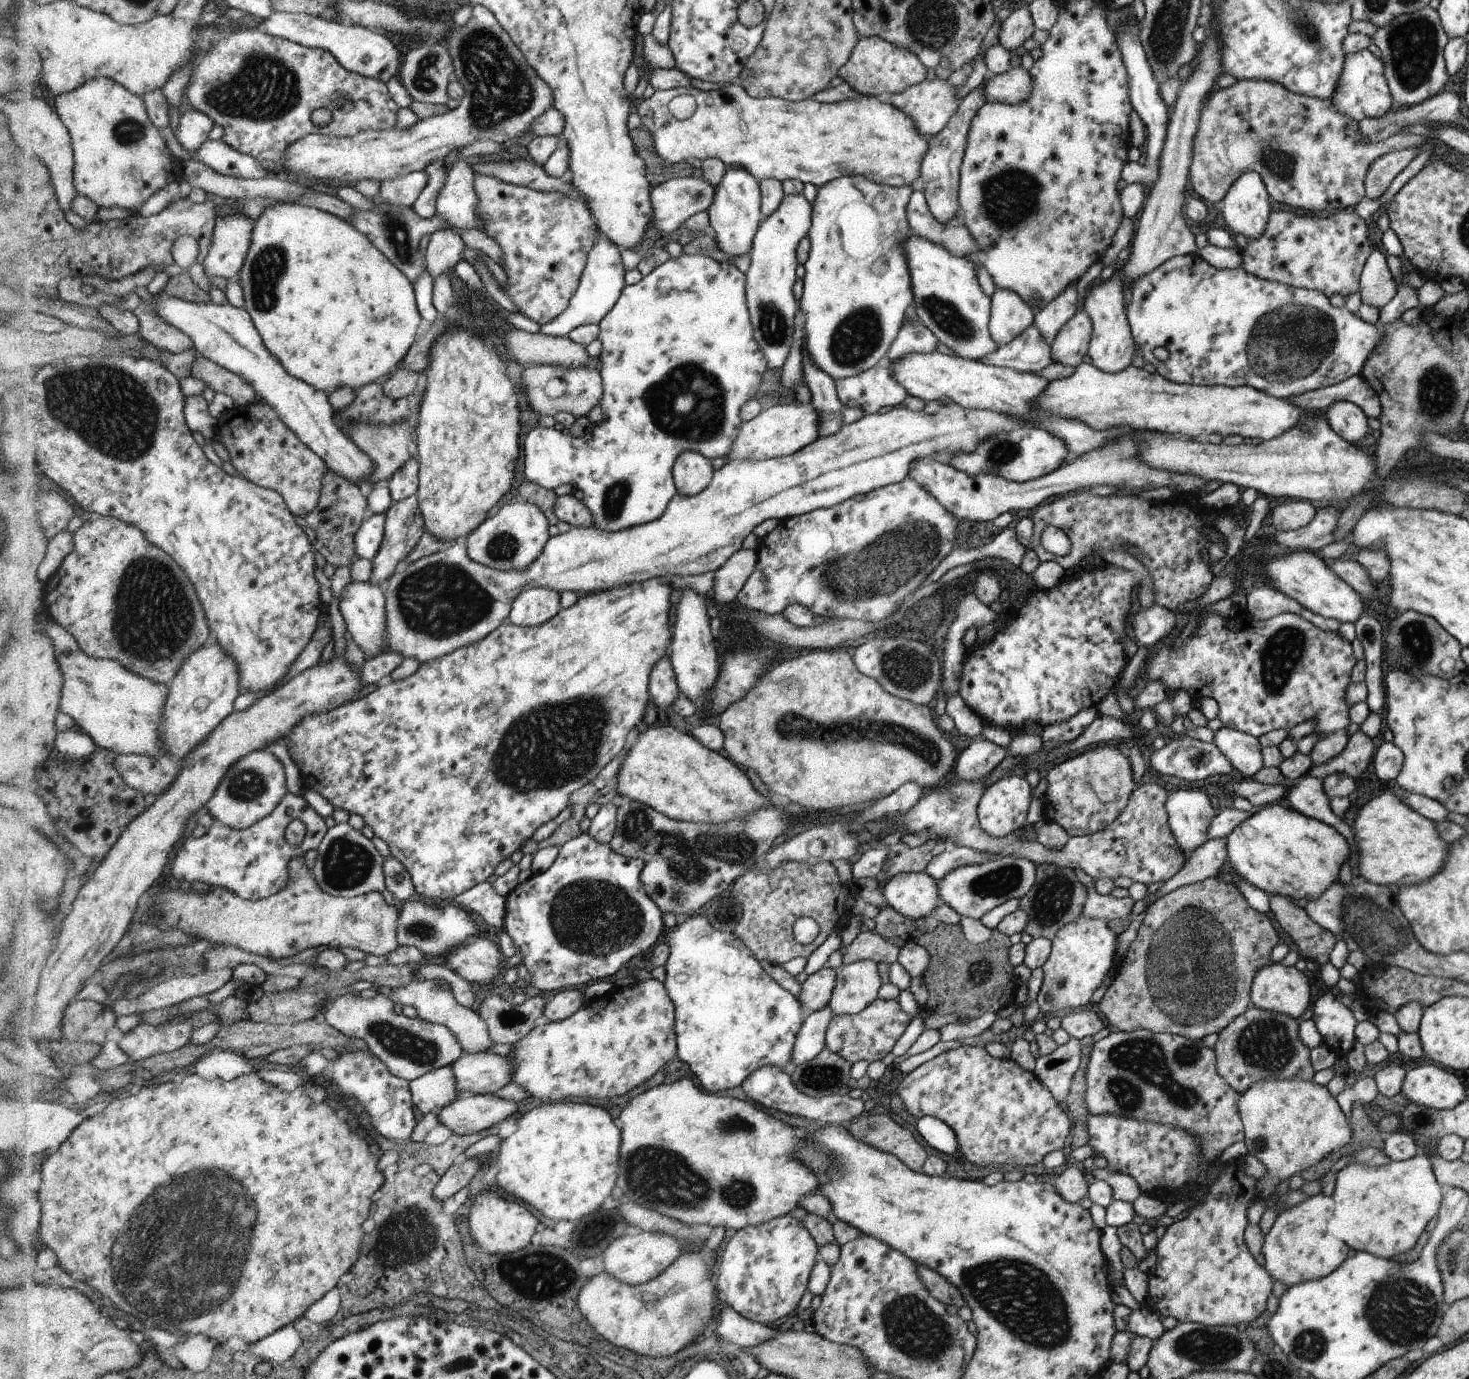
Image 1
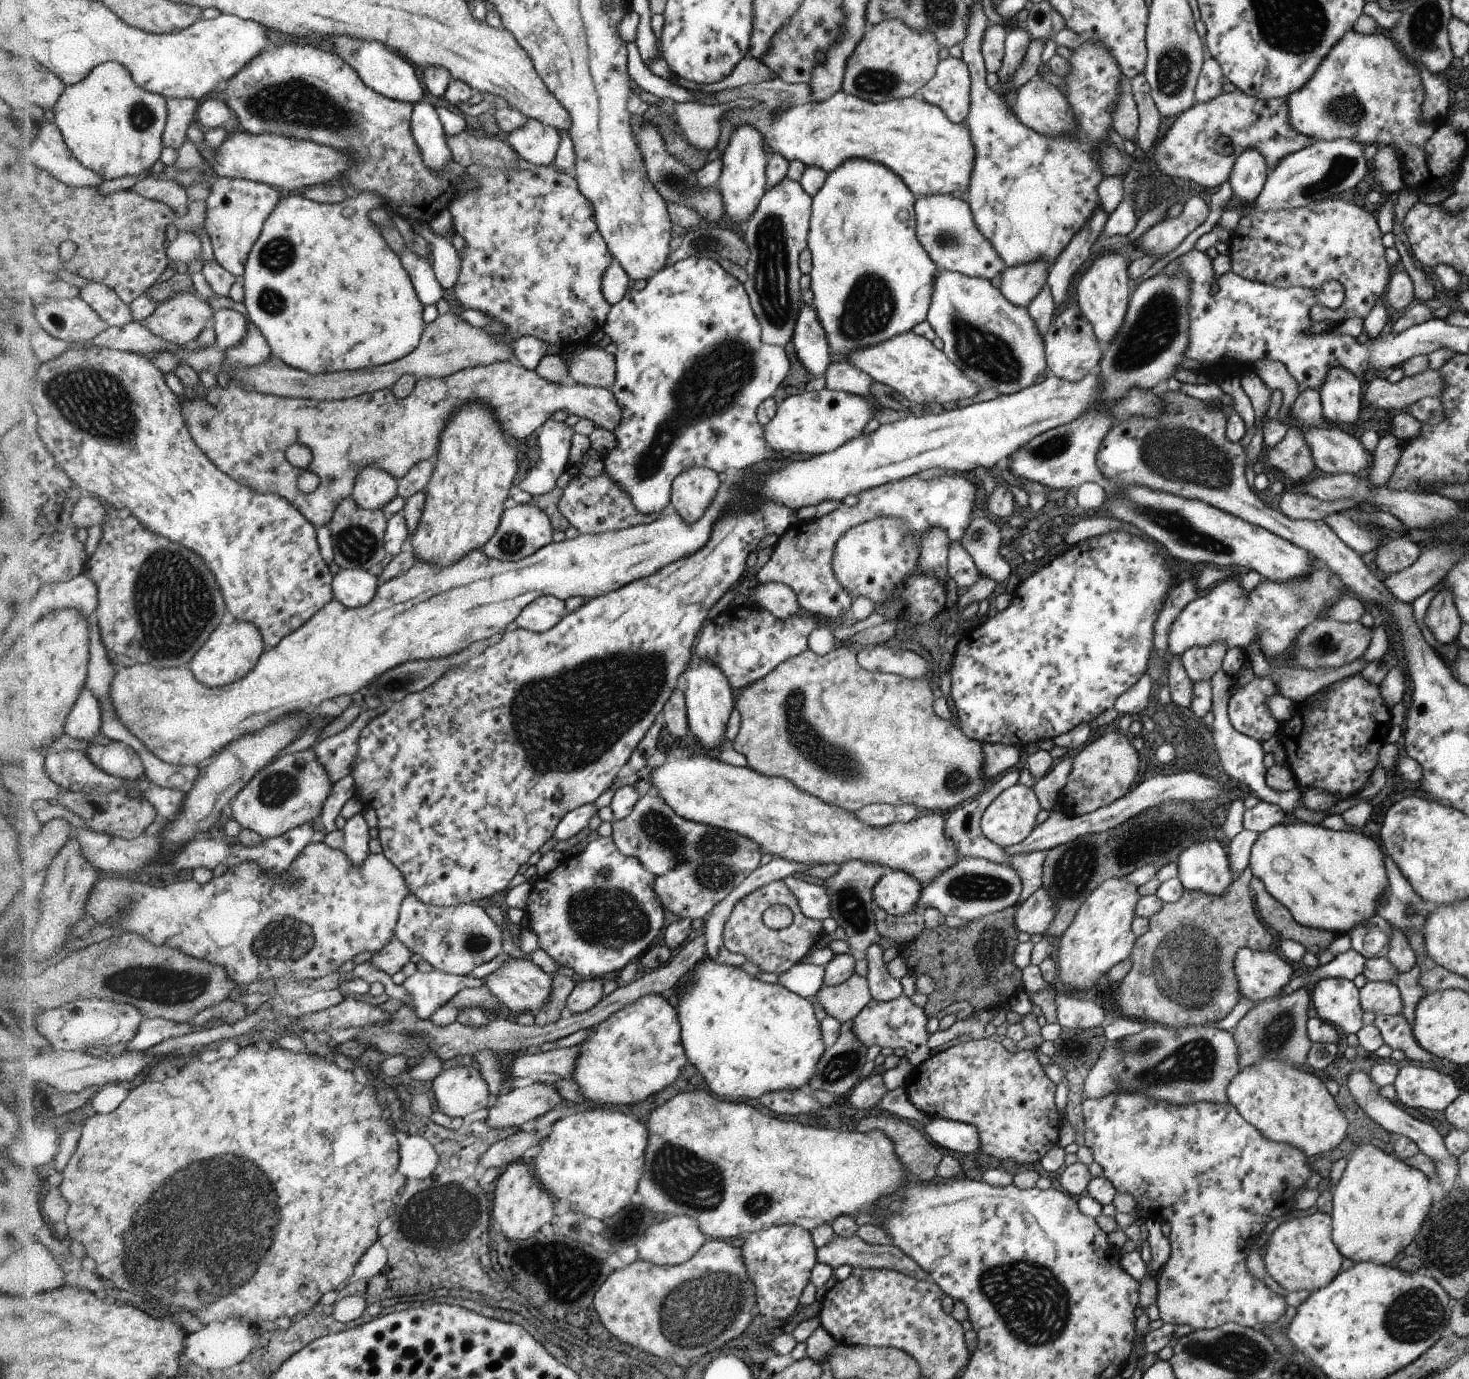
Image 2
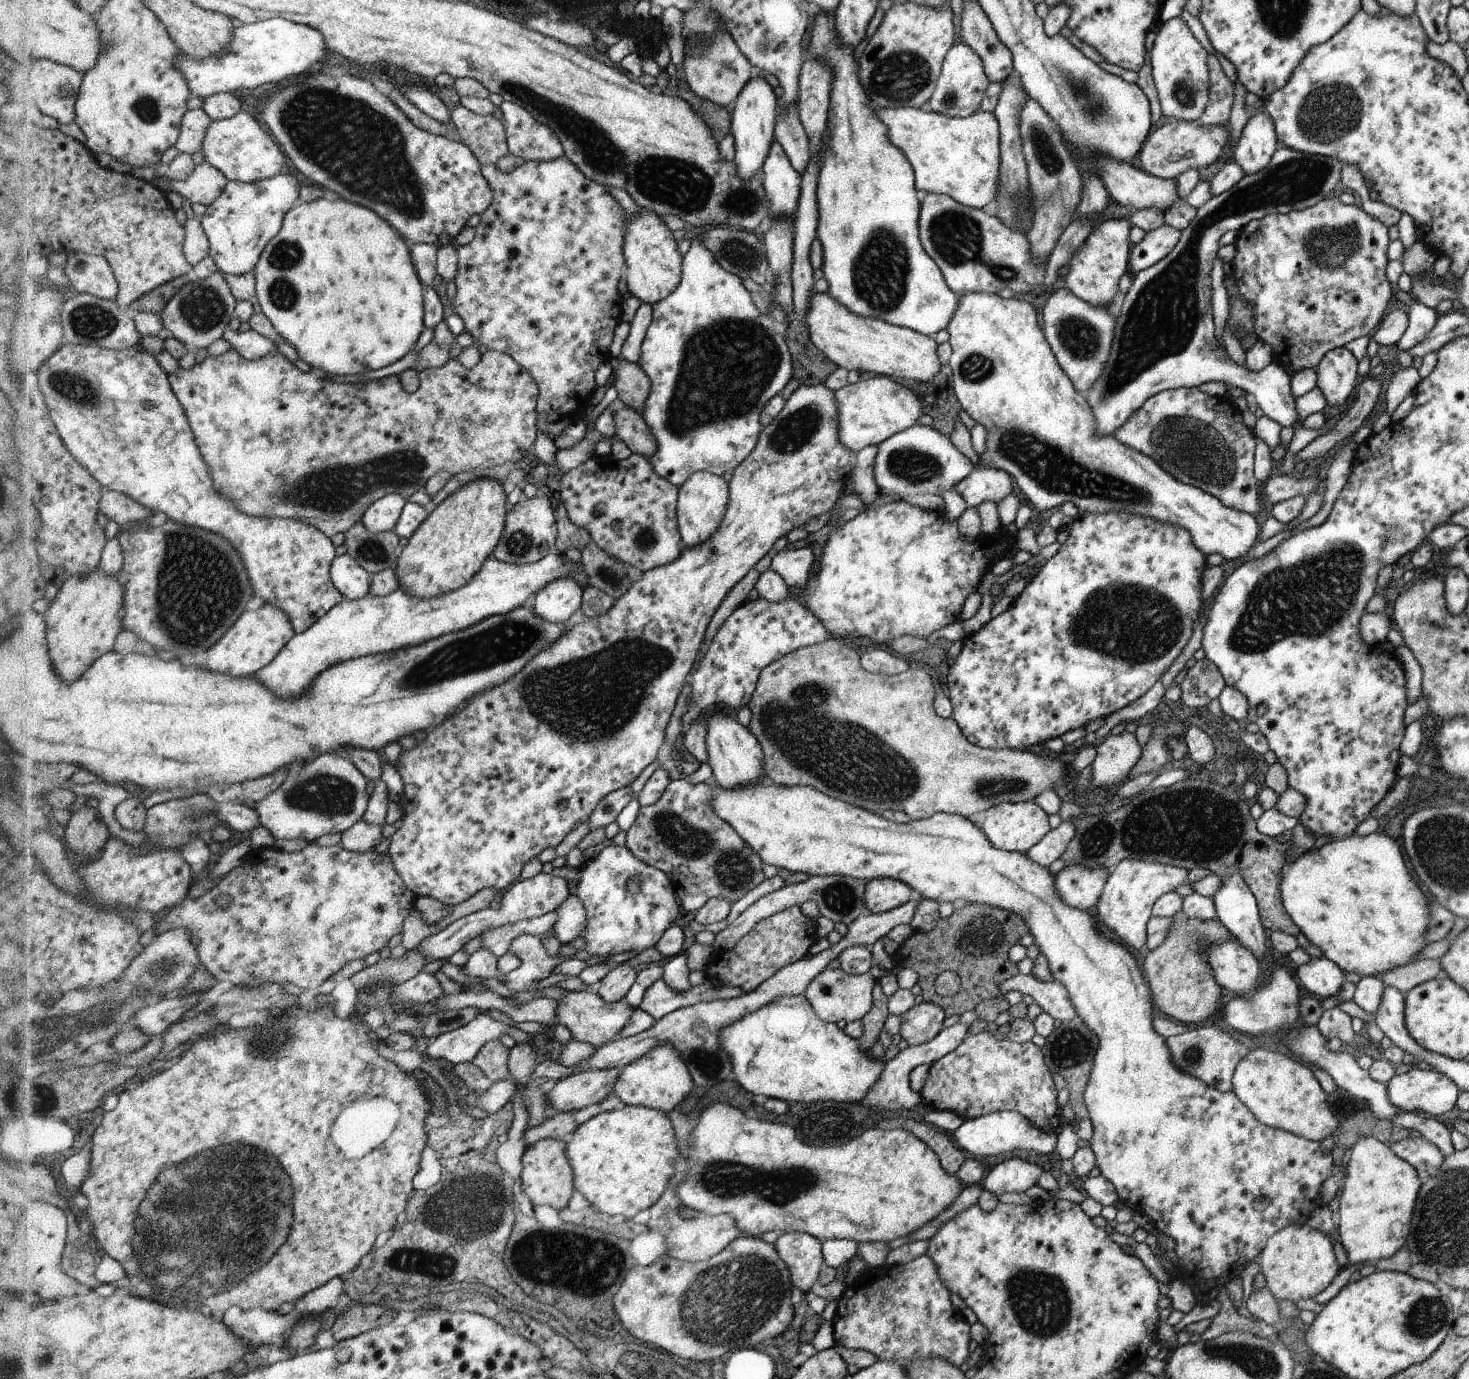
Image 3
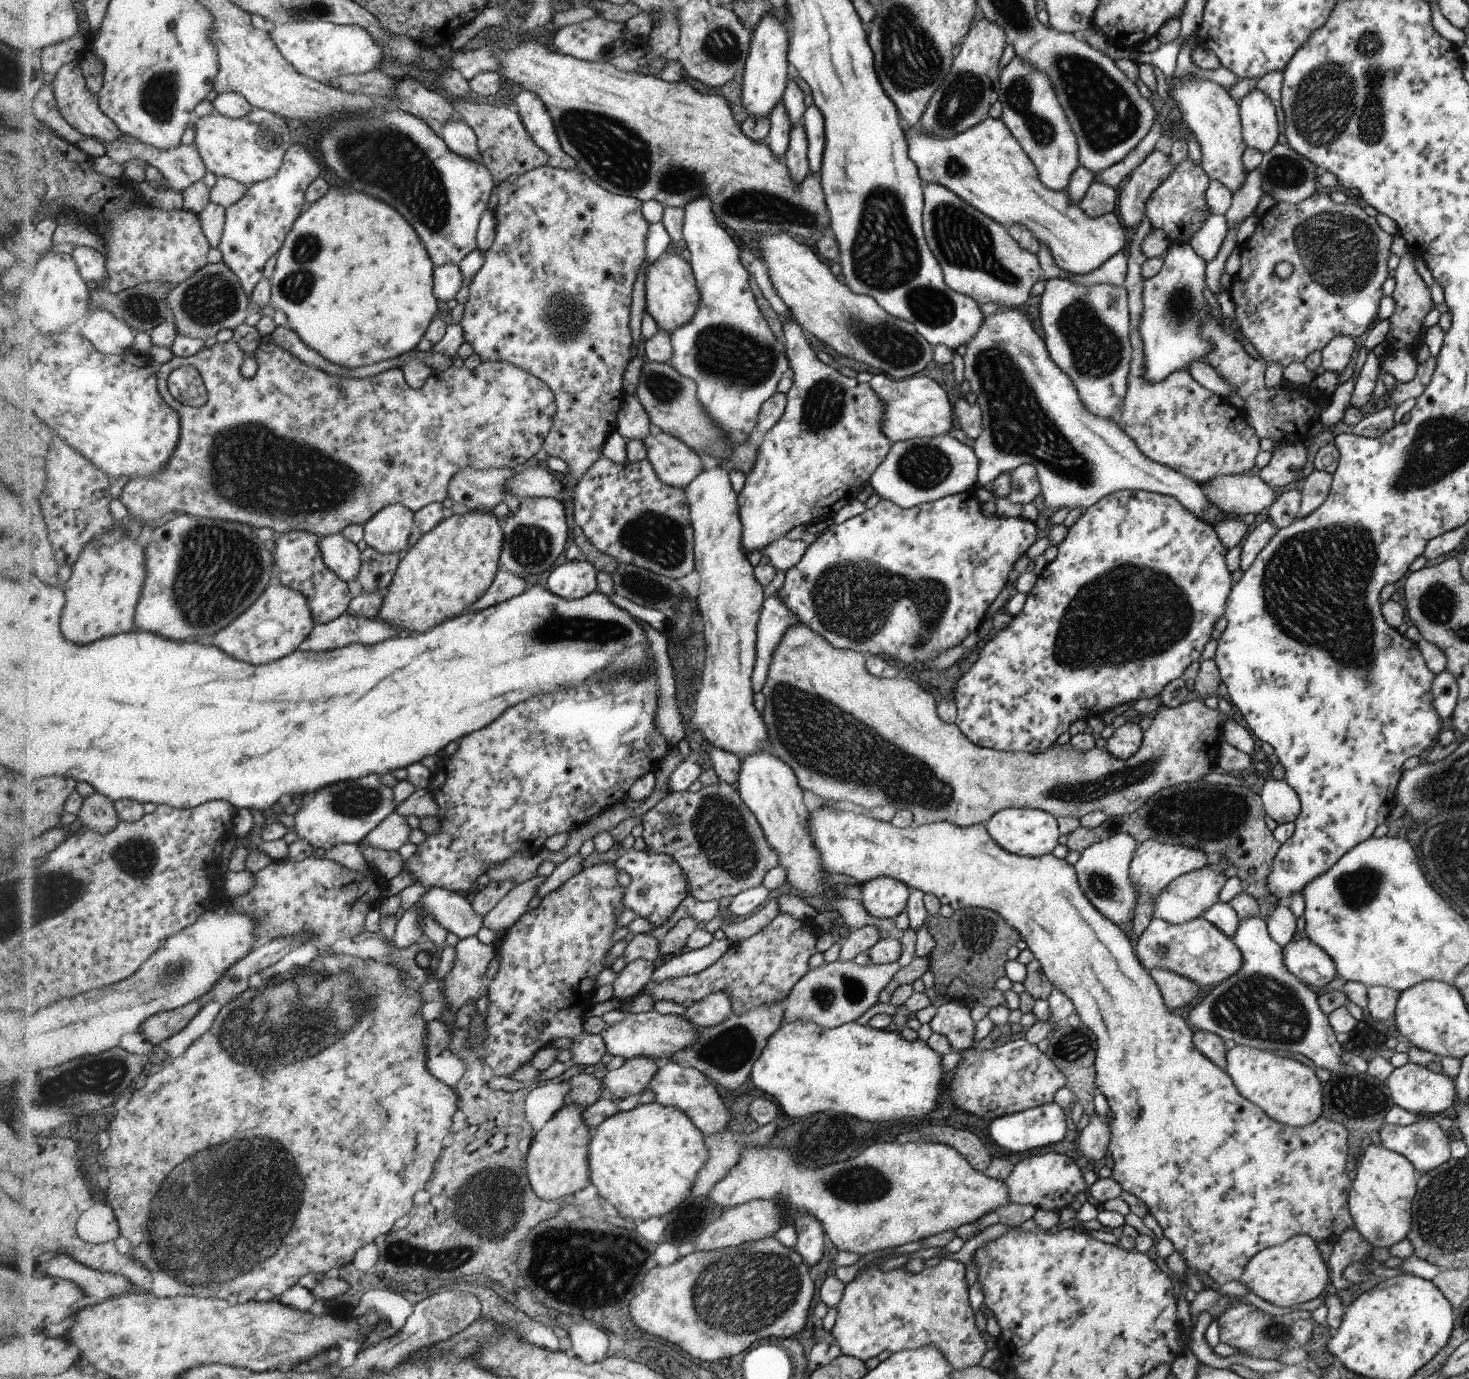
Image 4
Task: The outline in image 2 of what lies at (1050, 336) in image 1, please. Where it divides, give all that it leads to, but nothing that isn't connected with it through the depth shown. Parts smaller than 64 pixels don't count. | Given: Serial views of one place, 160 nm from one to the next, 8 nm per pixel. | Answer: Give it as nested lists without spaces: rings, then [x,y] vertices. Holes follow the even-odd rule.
[[[1098,206],[1093,217],[1089,218],[1088,225],[1069,242],[1067,248],[1053,262],[1049,270],[1047,283],[1050,285],[1054,302],[1057,304],[1057,312],[1062,309],[1068,298],[1068,290],[1073,288],[1076,272],[1090,262],[1094,256],[1091,252],[1092,245],[1098,235],[1104,230],[1109,214],[1104,207]]]

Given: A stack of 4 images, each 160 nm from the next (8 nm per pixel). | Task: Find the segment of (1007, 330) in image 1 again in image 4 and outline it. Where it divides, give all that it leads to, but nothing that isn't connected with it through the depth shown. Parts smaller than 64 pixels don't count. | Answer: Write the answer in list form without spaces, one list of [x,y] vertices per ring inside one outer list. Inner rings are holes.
[[[1018,55],[1001,70],[1001,90],[998,101],[1002,104],[1002,122],[1009,127],[1014,138],[1021,143],[1026,154],[1033,159],[1037,174],[1048,188],[1068,189],[1070,176],[1080,164],[1077,134],[1070,126],[1069,117],[1046,73],[1035,69]]]

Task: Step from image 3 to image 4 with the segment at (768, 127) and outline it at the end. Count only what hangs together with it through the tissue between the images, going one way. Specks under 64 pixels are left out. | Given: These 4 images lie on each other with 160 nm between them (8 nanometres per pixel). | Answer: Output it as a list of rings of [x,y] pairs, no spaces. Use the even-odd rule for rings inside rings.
[[[766,13],[757,24],[755,31],[751,32],[750,50],[745,62],[743,74],[740,76],[743,90],[743,105],[749,115],[755,117],[768,117],[780,104],[788,86],[788,60],[789,47],[787,25],[779,21],[778,17]]]

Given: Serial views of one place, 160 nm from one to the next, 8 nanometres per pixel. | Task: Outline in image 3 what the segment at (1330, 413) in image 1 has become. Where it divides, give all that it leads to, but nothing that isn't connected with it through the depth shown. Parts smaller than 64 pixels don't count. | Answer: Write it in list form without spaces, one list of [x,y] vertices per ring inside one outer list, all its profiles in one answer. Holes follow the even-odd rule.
[[[1348,348],[1329,350],[1314,368],[1317,386],[1322,390],[1327,404],[1340,406],[1354,392],[1358,380],[1358,361]]]

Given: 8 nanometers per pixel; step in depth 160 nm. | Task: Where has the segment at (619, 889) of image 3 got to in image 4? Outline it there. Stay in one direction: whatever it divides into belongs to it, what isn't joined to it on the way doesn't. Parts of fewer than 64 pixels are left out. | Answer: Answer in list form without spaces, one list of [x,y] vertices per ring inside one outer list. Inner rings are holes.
[[[634,849],[624,853],[621,858],[614,862],[620,872],[628,874],[627,888],[625,890],[625,908],[629,908],[647,918],[656,926],[666,924],[672,914],[676,913],[686,896],[686,877],[679,862],[667,854],[653,854],[650,852],[637,852]]]

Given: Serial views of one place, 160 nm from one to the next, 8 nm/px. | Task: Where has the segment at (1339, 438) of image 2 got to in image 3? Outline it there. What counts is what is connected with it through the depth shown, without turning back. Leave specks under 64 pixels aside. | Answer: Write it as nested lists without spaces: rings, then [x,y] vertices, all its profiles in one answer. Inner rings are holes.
[[[1279,145],[1276,152],[1272,155],[1270,162],[1263,169],[1260,169],[1258,172],[1251,175],[1244,175],[1242,180],[1240,180],[1236,186],[1228,188],[1226,191],[1221,192],[1220,194],[1212,197],[1209,201],[1206,201],[1206,204],[1197,210],[1196,217],[1190,223],[1188,228],[1181,232],[1182,236],[1180,237],[1178,244],[1176,244],[1168,256],[1159,260],[1156,264],[1154,264],[1154,266],[1134,274],[1133,281],[1128,289],[1128,292],[1121,297],[1121,301],[1117,306],[1118,318],[1116,340],[1113,342],[1113,350],[1112,353],[1110,353],[1109,361],[1106,363],[1101,377],[1098,378],[1097,384],[1093,386],[1093,389],[1089,390],[1088,396],[1086,396],[1087,403],[1093,410],[1095,419],[1097,420],[1095,423],[1095,433],[1098,433],[1099,435],[1116,433],[1116,430],[1129,420],[1129,416],[1132,413],[1140,409],[1151,396],[1154,396],[1159,392],[1180,387],[1199,387],[1205,382],[1214,381],[1224,382],[1226,385],[1232,384],[1232,386],[1236,386],[1236,388],[1241,388],[1250,394],[1254,394],[1254,396],[1256,396],[1257,404],[1264,412],[1263,414],[1269,416],[1272,420],[1276,419],[1276,422],[1279,422],[1283,427],[1292,426],[1292,424],[1294,424],[1294,421],[1296,420],[1296,410],[1294,404],[1296,398],[1294,398],[1294,396],[1292,396],[1292,392],[1290,392],[1288,384],[1291,381],[1291,375],[1286,372],[1284,366],[1280,366],[1280,362],[1273,361],[1262,371],[1250,371],[1246,367],[1238,365],[1233,359],[1231,359],[1228,353],[1226,353],[1224,345],[1222,346],[1222,344],[1218,342],[1218,338],[1216,338],[1216,334],[1214,333],[1216,326],[1214,325],[1214,318],[1212,317],[1212,285],[1210,285],[1210,272],[1212,270],[1214,259],[1217,257],[1216,254],[1218,254],[1220,237],[1225,232],[1239,232],[1243,226],[1246,226],[1249,222],[1264,218],[1266,215],[1272,213],[1289,213],[1315,205],[1317,202],[1320,202],[1322,199],[1330,196],[1332,194],[1332,190],[1337,188],[1337,184],[1340,182],[1341,170],[1342,163],[1339,160],[1331,159],[1322,155],[1306,154],[1297,150],[1292,150],[1286,145]]]

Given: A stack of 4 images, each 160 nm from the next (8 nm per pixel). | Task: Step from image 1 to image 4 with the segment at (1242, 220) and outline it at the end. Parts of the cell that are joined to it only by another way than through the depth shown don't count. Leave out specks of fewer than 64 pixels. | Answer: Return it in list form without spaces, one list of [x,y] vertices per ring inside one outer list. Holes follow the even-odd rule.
[[[1252,89],[1239,103],[1243,139],[1247,148],[1252,147],[1266,154],[1278,144],[1280,124],[1274,102],[1259,89]]]

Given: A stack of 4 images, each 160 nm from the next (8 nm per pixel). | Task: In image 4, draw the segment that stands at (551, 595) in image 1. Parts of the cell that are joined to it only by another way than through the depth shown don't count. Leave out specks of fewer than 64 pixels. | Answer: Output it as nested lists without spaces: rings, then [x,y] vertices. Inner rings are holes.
[[[581,557],[568,561],[554,568],[546,586],[552,594],[566,600],[588,597],[596,590],[596,567]]]

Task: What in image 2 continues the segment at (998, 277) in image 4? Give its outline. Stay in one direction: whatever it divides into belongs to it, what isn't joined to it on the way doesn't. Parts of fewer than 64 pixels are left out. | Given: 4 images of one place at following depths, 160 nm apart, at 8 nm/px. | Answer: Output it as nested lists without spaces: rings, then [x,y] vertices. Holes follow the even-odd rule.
[[[926,195],[917,200],[917,235],[929,257],[939,269],[992,280],[1001,276],[1007,266],[993,243],[981,233],[972,207],[953,195]]]

